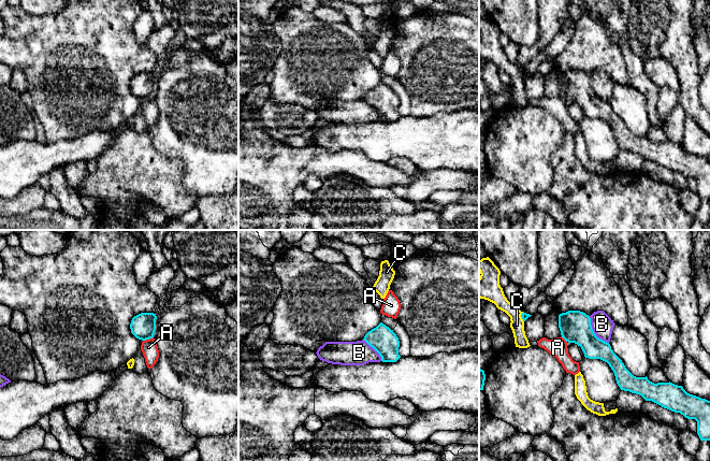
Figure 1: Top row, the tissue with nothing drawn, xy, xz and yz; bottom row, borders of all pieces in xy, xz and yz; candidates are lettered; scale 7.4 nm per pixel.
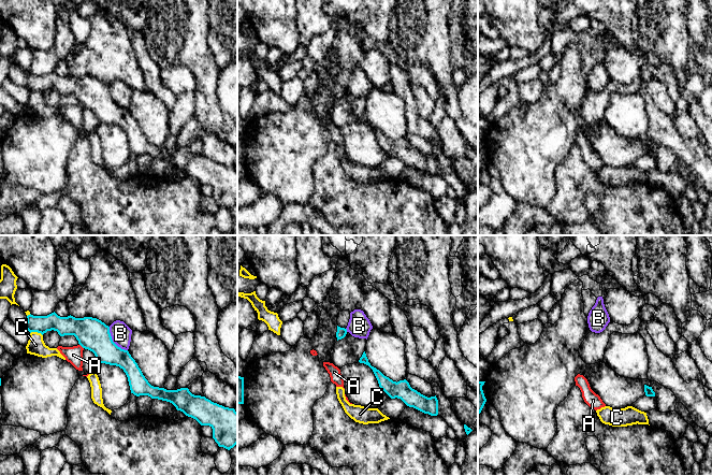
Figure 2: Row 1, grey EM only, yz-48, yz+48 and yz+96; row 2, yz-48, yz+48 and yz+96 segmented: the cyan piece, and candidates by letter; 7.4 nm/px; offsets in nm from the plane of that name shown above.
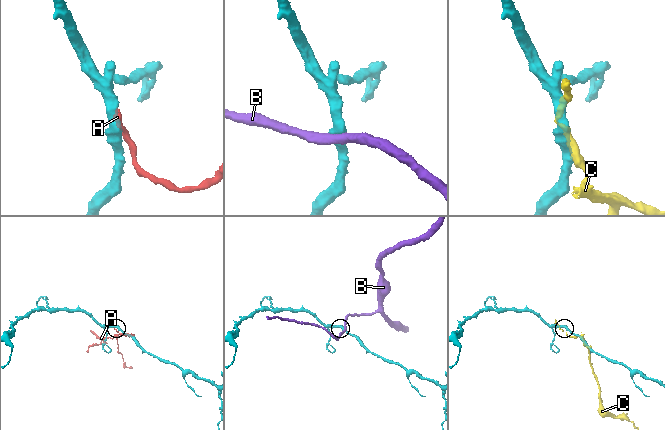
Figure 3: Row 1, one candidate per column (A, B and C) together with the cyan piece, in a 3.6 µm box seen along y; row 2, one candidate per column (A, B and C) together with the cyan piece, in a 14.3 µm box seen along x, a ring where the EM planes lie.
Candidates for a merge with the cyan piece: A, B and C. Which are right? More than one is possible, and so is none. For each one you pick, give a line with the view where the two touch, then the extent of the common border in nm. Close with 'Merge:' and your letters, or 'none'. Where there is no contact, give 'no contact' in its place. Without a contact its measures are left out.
Merge: none

